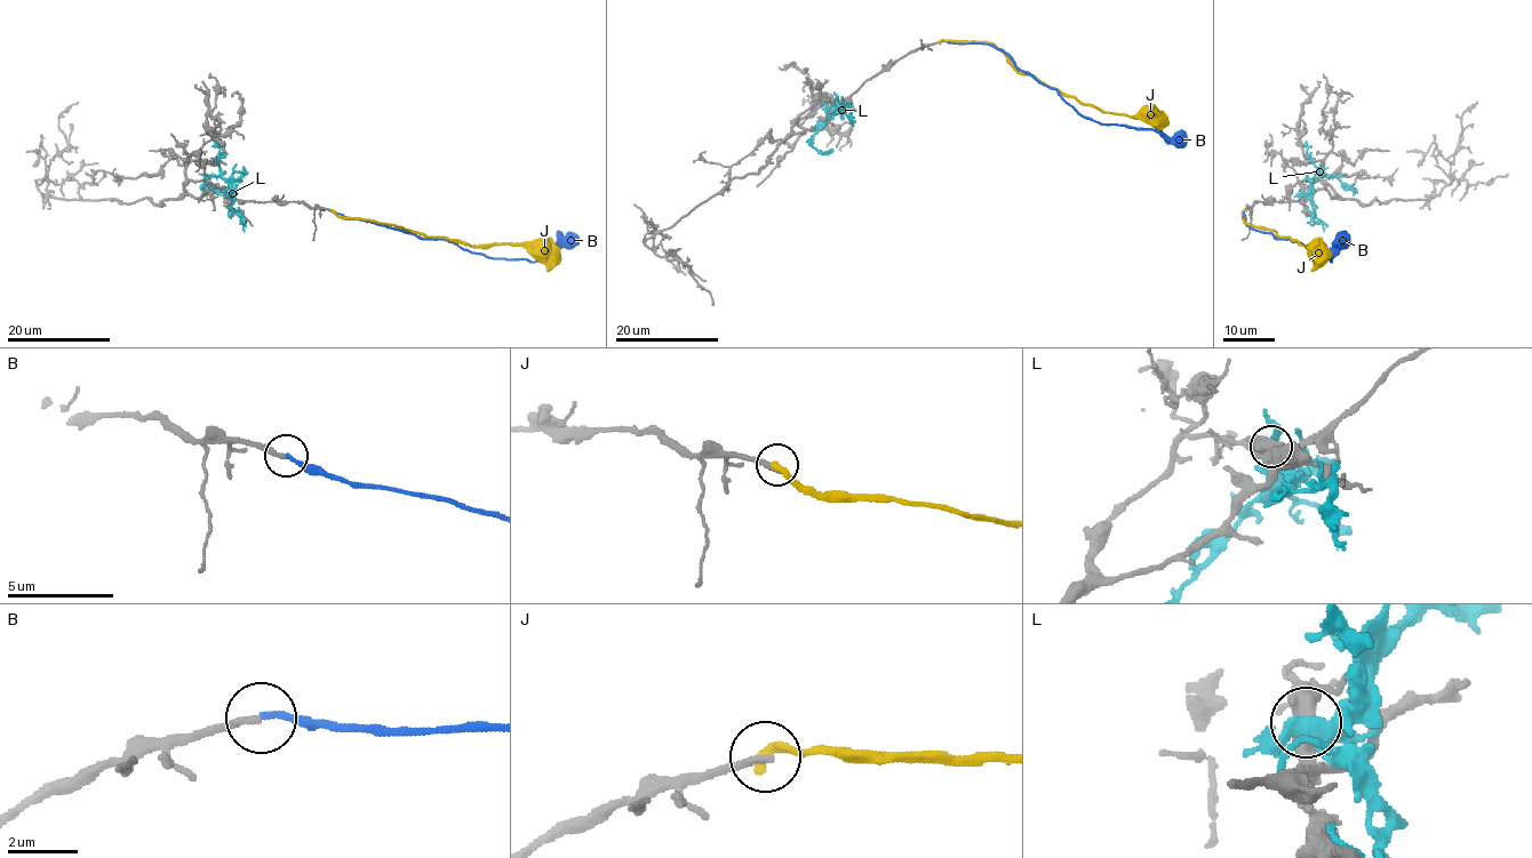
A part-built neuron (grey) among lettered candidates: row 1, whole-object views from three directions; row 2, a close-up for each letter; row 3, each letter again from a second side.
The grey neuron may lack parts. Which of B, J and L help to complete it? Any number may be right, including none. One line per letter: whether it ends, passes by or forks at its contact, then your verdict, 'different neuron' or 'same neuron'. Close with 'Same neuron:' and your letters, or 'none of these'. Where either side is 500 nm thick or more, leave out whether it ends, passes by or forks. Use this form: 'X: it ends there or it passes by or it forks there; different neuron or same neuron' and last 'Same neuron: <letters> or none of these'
B: it ends there; same neuron
J: it ends there; different neuron
L: it forks there; different neuron
Same neuron: B

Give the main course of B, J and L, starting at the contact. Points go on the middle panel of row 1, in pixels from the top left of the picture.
B: (941, 41), (1000, 48), (1019, 69), (1055, 89), (1079, 114), (1103, 125), (1153, 128), (1165, 137), (1187, 138)
J: (940, 41), (995, 43), (1018, 71), (1031, 74), (1084, 104), (1103, 111), (1138, 115), (1146, 121), (1169, 121)
L: (835, 101), (838, 107), (813, 137), (812, 145), (828, 153), (832, 149)

